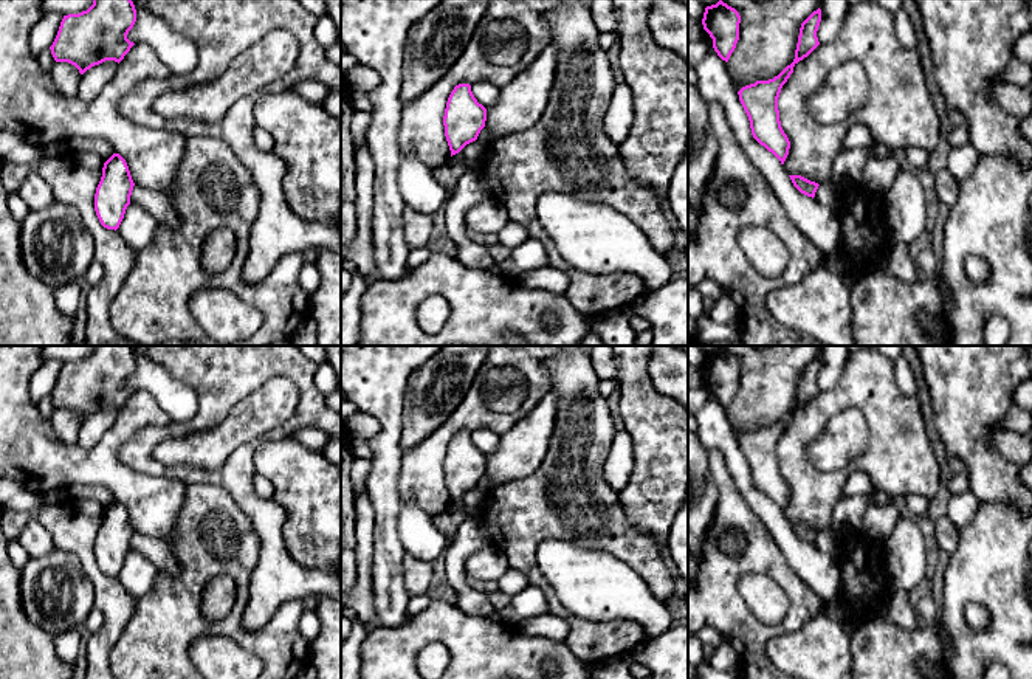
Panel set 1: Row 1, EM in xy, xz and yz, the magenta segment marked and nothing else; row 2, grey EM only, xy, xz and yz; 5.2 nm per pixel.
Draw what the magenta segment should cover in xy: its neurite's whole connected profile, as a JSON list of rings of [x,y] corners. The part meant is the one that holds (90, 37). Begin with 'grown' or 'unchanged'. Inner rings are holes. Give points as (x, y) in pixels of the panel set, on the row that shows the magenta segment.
unchanged | [[[93,0],[87,11],[64,16],[51,54],[56,62],[74,65],[81,74],[105,60],[119,64],[135,45],[127,39],[135,22],[132,0]]]

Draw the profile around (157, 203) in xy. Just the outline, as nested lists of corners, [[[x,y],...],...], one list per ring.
[[[135,184],[130,195],[130,203],[144,208],[158,222],[169,228],[177,228],[180,225],[180,215],[177,209],[170,205],[167,195],[161,192]]]

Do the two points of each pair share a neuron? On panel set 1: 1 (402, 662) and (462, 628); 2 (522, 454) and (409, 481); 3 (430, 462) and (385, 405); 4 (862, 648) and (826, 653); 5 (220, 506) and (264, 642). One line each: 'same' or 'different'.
1: same
2: different
3: different
4: different
5: same

